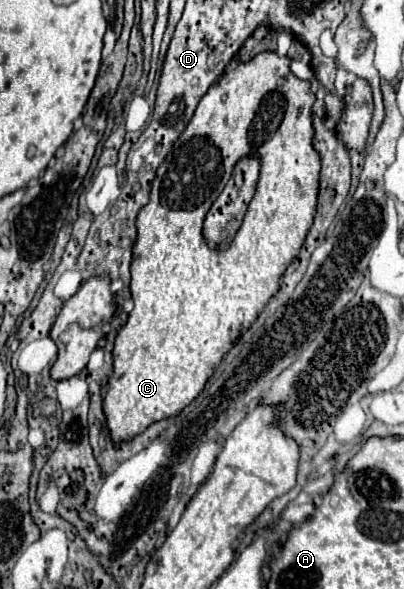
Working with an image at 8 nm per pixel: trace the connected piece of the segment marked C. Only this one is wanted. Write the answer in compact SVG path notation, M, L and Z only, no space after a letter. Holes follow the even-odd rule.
M262 51L254 59L250 59L248 63L238 63L232 73L224 73L220 77L220 81L214 83L208 89L208 93L200 99L200 103L196 107L196 113L190 119L188 127L176 139L172 151L166 155L166 159L160 163L160 167L156 171L156 179L152 183L150 201L140 209L138 221L136 221L138 239L134 243L132 283L130 283L134 309L130 311L126 325L118 331L118 337L116 337L116 343L114 343L114 375L108 381L108 389L106 389L106 397L104 397L104 411L106 411L110 435L112 435L114 441L124 441L124 439L130 439L130 437L142 433L150 423L180 413L192 399L198 397L198 393L204 389L204 383L214 373L216 365L232 349L234 341L254 323L254 319L258 317L258 313L266 307L268 299L278 293L280 279L282 279L284 271L298 257L298 251L304 245L304 239L306 239L306 235L308 235L308 231L310 231L310 227L314 223L314 207L316 207L316 199L318 199L318 179L320 179L320 155L318 155L318 151L312 145L312 139L314 139L312 105L316 101L316 95L310 91L310 81L302 81L294 73L290 73L290 63L292 63L290 57L280 57L274 51ZM246 155L258 155L260 163L262 163L256 195L254 195L254 199L248 205L242 225L236 233L232 245L228 245L226 249L212 249L206 243L204 235L202 235L204 217L206 217L208 209L212 207L212 201L216 201L216 197L220 195L220 191L228 183L236 161L240 157L246 157Z

